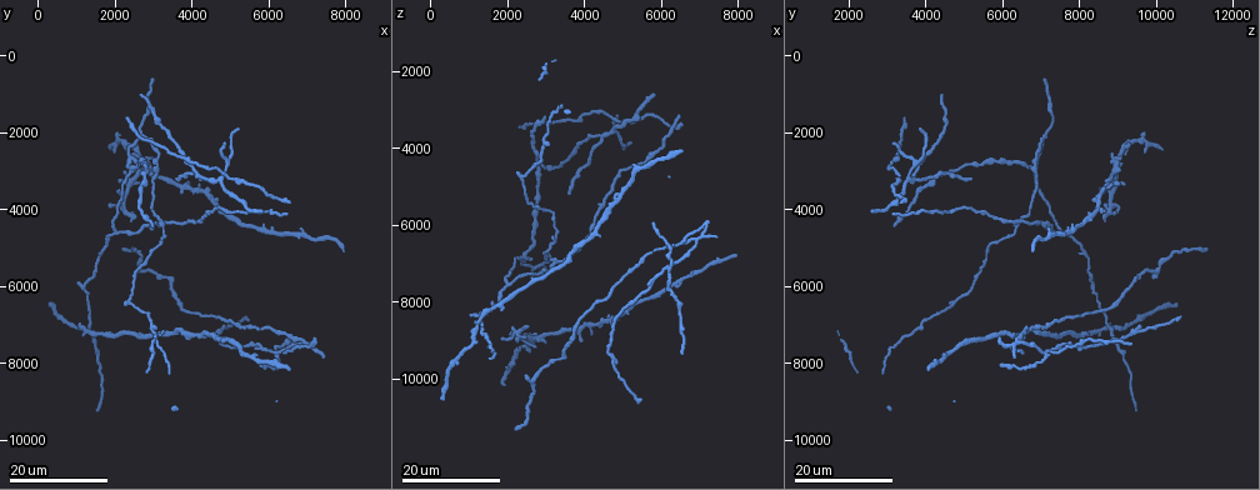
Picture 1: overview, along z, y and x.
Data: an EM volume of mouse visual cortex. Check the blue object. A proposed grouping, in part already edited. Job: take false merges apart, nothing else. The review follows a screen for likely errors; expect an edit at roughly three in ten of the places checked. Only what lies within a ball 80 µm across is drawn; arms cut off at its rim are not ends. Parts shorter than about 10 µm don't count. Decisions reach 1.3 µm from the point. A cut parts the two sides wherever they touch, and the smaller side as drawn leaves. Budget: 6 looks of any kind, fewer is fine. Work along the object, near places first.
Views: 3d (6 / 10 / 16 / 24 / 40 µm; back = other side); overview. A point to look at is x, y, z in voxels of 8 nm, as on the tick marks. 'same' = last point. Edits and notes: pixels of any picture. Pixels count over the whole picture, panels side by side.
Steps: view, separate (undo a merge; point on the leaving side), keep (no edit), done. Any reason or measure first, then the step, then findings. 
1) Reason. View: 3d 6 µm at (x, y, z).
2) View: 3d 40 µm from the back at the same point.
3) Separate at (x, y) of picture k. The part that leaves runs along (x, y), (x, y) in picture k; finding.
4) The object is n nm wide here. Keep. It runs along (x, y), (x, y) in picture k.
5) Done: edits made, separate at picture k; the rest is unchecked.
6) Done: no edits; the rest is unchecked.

Thin arm on a thick one. View: 3d 16 µm at (4400, 3250, 3650).

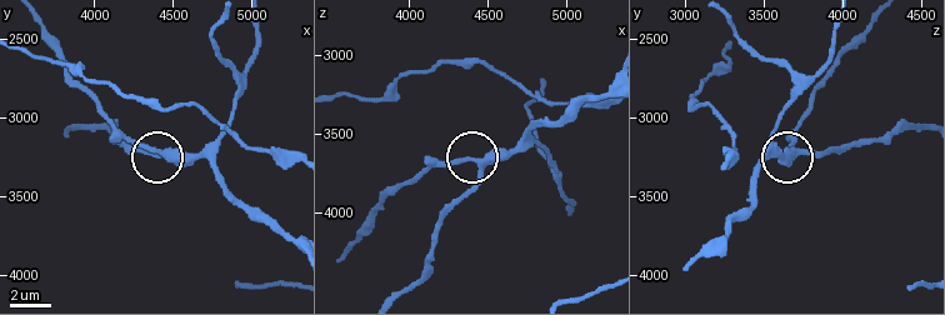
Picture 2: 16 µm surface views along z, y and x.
View: 3d 6 µm at (4440, 3220, 3680).

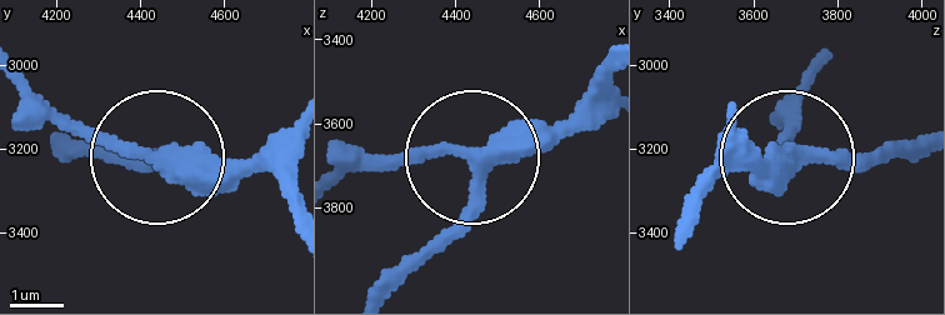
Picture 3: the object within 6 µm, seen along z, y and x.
Separate at (436, 249) of picture 3. The part that leaves runs along (473, 184), (469, 219), (405, 286) in picture 3; a second neuron is stuck on.

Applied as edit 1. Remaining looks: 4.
View: overview.

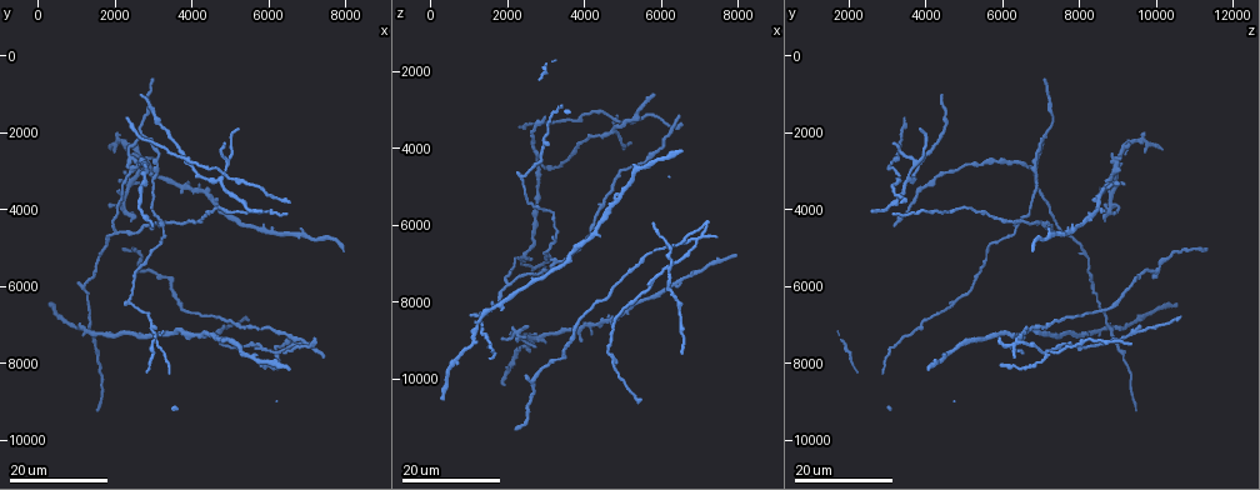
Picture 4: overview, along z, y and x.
Two arms in line, one across. View: 3d 16 µm at (4900, 3100, 3300).

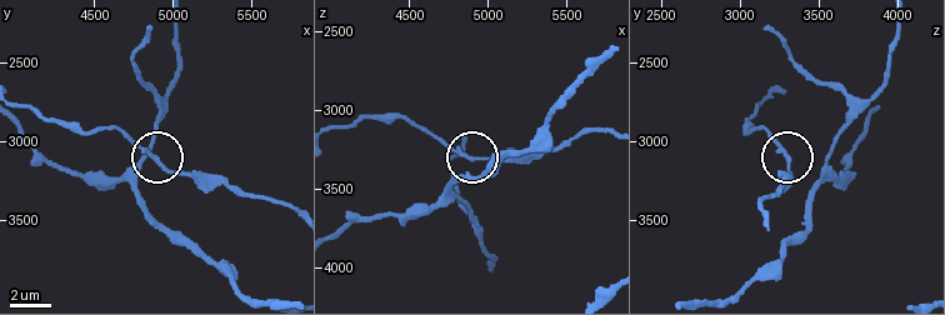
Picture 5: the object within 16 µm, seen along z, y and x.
View: 3d 6 µm at (4880, 3120, 3300).

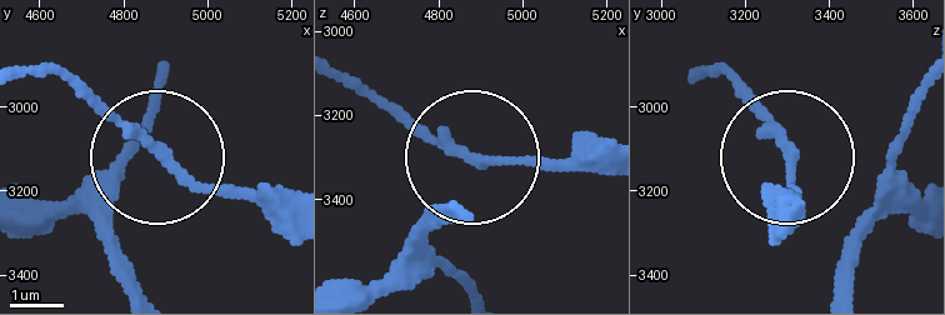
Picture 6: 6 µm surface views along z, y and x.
The object is 160 nm wide here. Keep. One neuron here.

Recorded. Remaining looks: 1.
Done: edits made, separate at picture 3; the rest is unchecked.

